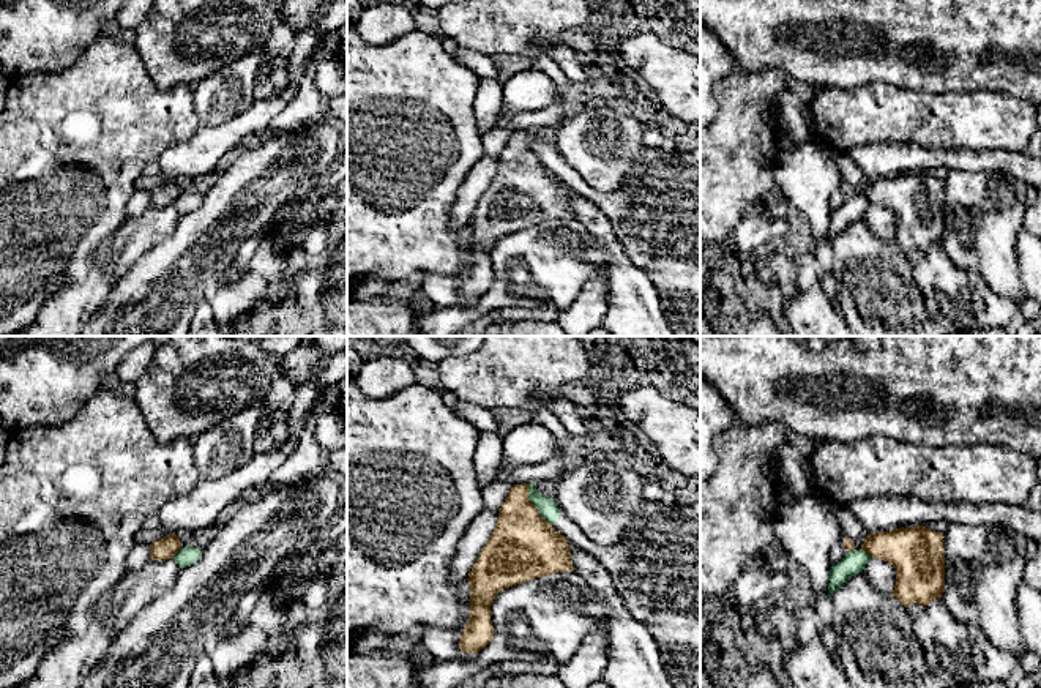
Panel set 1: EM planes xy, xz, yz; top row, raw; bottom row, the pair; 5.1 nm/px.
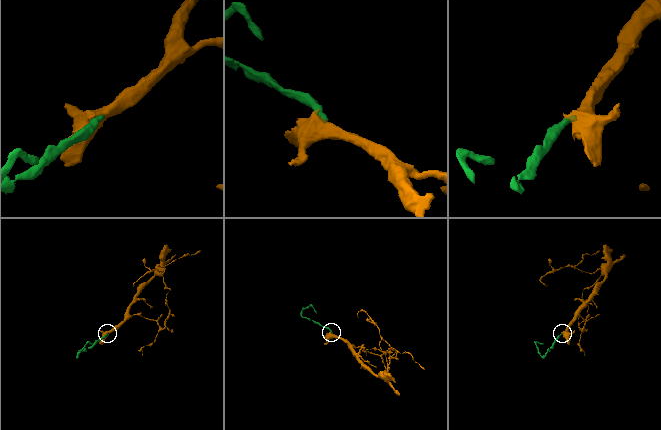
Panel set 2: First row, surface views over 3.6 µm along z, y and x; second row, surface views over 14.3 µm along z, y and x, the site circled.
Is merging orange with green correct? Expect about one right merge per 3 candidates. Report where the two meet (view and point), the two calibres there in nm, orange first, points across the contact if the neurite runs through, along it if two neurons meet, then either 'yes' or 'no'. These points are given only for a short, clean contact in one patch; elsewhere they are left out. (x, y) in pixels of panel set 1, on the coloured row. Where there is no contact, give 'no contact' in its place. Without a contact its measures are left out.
xz (533, 505) | 340/100 nm | along xz (529, 485), (529, 501), (551, 524) | no

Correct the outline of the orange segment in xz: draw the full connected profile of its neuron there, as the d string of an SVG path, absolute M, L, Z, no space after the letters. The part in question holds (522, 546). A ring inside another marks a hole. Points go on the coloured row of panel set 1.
M528 486L511 488L498 510L497 525L467 578L470 619L459 641L465 653L478 653L492 641L491 604L502 590L574 570L566 538L530 502Z

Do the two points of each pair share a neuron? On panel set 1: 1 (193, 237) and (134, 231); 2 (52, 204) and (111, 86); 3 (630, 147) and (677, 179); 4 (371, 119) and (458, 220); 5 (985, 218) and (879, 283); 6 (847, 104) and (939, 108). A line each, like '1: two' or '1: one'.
1: two
2: one
3: two
4: two
5: two
6: one

